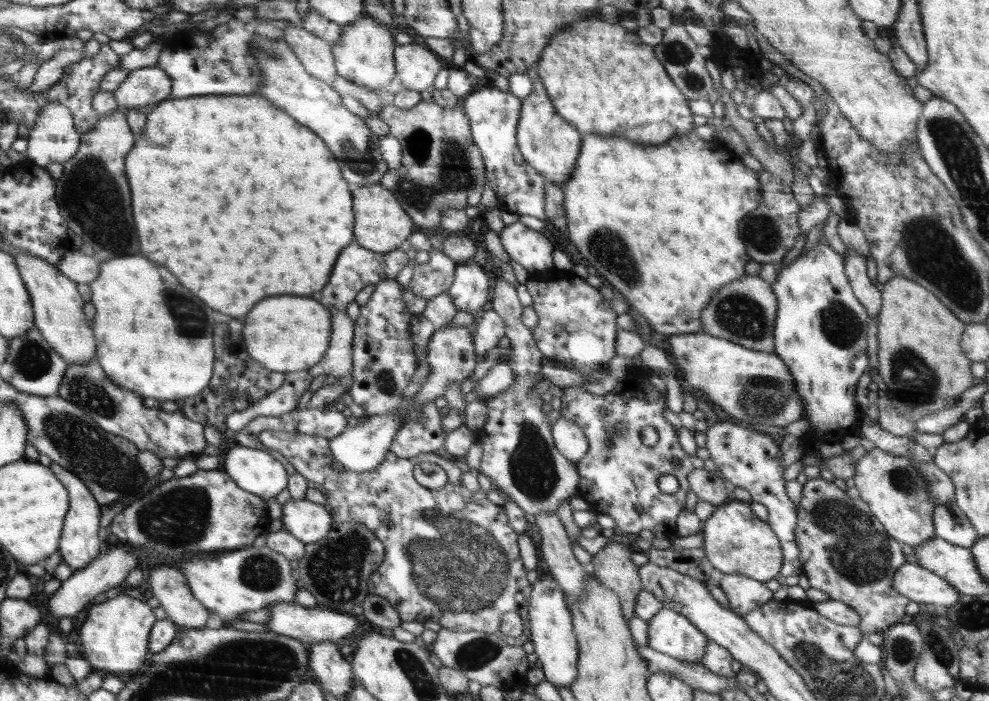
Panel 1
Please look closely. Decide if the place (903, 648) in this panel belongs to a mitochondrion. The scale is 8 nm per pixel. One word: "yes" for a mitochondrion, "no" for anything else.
yes

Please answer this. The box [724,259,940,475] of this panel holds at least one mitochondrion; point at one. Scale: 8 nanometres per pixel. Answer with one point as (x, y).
(839, 323)

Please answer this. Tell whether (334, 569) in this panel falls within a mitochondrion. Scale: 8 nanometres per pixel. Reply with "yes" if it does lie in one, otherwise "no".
yes

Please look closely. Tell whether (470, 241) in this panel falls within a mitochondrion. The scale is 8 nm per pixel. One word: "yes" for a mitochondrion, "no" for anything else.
no

